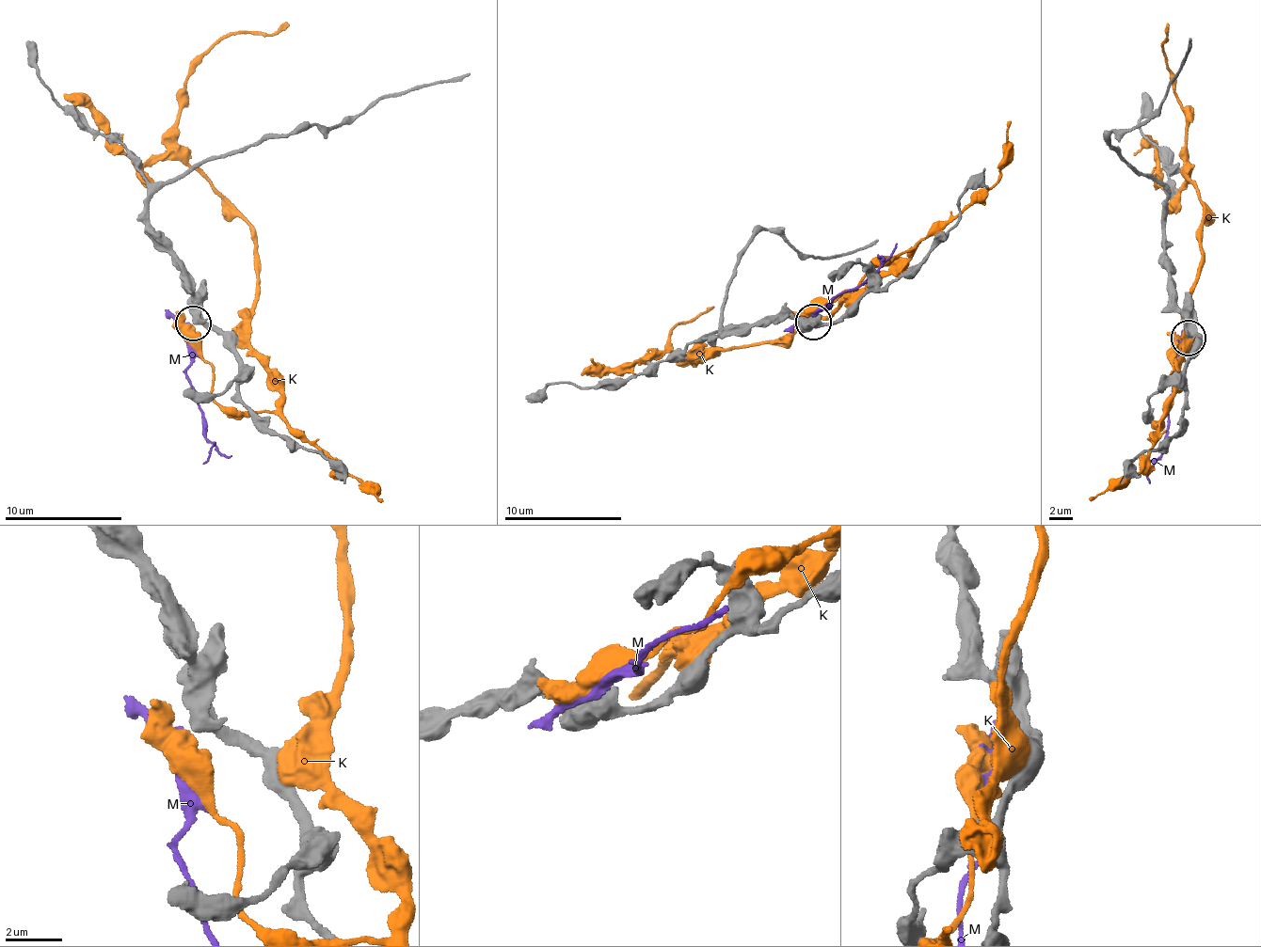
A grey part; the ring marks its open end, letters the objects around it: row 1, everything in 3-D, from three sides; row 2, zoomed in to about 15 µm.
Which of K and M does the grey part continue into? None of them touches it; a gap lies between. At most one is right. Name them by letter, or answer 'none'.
M

